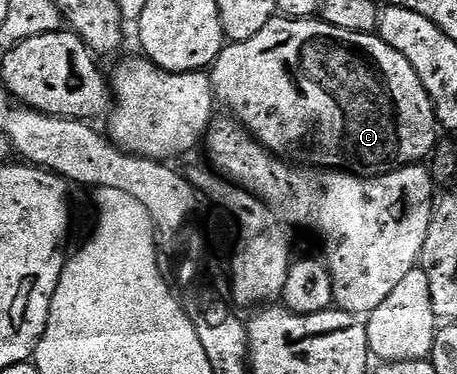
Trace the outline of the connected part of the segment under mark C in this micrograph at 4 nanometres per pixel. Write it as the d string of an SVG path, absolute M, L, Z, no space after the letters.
M274 16L270 22L263 28L263 32L255 32L255 36L251 36L251 40L243 40L242 42L229 42L221 51L221 55L215 59L211 67L211 77L213 79L213 96L218 103L221 102L226 106L228 113L232 117L236 118L270 154L274 156L281 156L281 153L286 150L291 157L294 158L294 163L304 164L309 168L324 168L329 172L344 172L347 174L355 174L358 176L376 176L378 174L387 174L390 170L400 170L402 166L411 166L414 164L421 164L426 161L432 155L438 141L439 135L439 123L437 120L437 112L433 108L433 102L429 99L429 94L423 88L423 84L419 80L419 76L415 72L415 68L411 68L411 64L406 60L399 52L395 52L395 48L391 48L382 40L376 33L360 34L358 31L348 31L345 28L335 27L330 23L322 20L318 20L316 17L311 18L283 18L280 16Z

